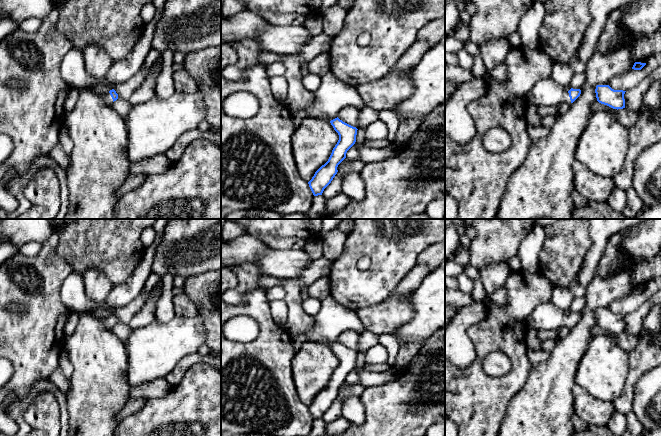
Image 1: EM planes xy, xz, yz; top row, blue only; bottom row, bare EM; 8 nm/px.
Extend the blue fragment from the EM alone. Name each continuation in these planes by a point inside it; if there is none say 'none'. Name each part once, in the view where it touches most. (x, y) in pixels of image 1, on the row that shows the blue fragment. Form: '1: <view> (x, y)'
1: yz (546, 92)

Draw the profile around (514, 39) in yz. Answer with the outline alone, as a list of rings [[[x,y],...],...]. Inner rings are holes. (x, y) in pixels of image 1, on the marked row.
[[[515,31],[508,37],[509,44],[514,47],[519,47],[521,43],[520,34],[518,31]]]

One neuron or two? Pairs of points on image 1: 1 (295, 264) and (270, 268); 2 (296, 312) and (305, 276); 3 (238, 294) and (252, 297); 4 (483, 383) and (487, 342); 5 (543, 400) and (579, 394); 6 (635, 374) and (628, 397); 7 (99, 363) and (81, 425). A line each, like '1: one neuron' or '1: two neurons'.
1: one neuron
2: one neuron
3: two neurons
4: one neuron
5: two neurons
6: one neuron
7: one neuron

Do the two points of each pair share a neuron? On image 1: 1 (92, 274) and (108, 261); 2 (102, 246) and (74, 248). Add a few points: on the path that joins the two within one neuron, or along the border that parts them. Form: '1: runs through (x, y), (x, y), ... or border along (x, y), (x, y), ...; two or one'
1: border along (82, 274), (89, 268), (95, 268), (114, 285); two
2: runs through (95, 246), (81, 246); one

